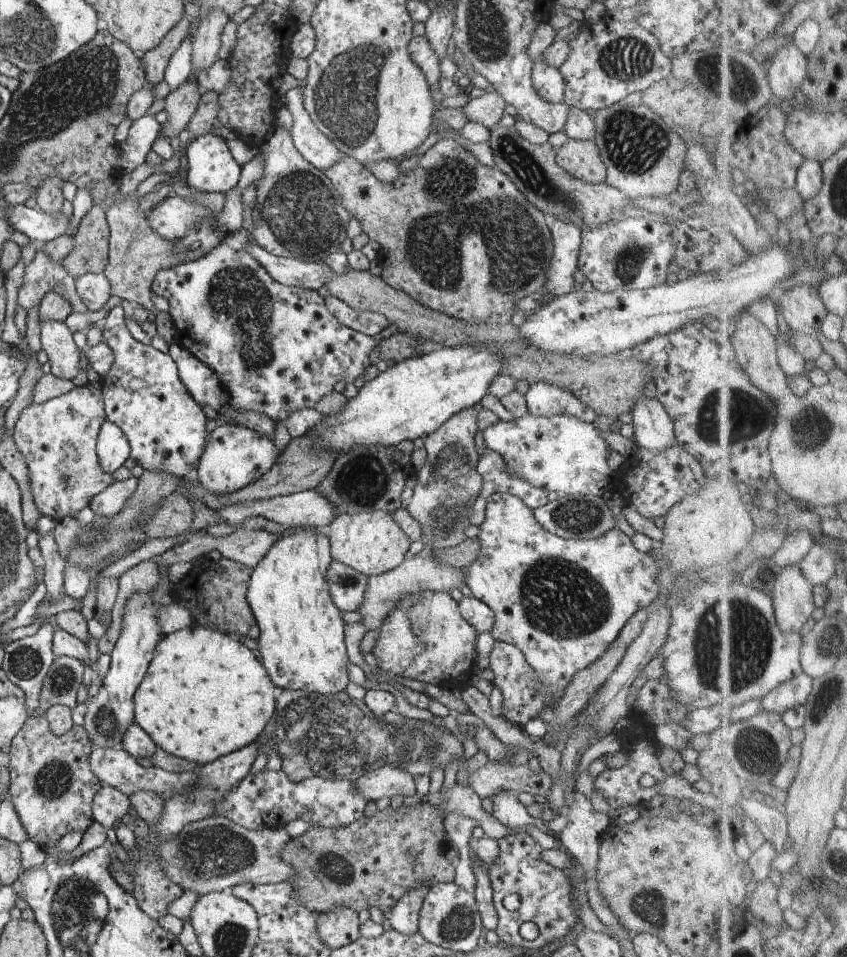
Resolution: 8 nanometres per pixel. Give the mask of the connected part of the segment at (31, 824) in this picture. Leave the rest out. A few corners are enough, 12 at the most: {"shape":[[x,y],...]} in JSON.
{"shape":[[29,716],[8,750],[11,799],[48,851],[95,821],[104,784],[84,725]]}

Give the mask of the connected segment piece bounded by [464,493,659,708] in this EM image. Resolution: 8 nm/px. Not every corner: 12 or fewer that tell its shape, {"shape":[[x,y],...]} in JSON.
{"shape":[[485,508],[465,567],[492,636],[555,706],[640,607],[659,564],[618,528],[550,534]]}

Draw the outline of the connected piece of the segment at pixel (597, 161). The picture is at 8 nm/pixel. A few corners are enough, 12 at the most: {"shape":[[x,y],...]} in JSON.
{"shape":[[568,139],[556,162],[591,185],[606,180],[594,141]]}

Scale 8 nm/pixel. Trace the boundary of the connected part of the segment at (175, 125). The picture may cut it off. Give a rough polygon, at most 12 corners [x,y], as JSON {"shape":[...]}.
{"shape":[[196,78],[165,97],[167,122],[159,136],[187,128],[202,96]]}

